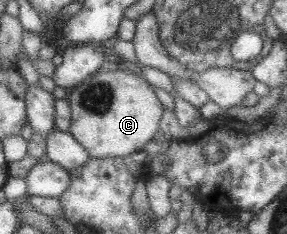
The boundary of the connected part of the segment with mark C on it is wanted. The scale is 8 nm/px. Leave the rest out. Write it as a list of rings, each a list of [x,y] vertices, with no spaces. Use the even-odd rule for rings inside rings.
[[[126,68],[123,71],[99,71],[88,76],[78,86],[68,90],[66,99],[70,106],[72,119],[68,132],[87,150],[91,158],[124,158],[131,153],[141,151],[157,133],[160,119],[165,111],[151,84],[145,80],[143,75],[137,76],[128,72]]]

